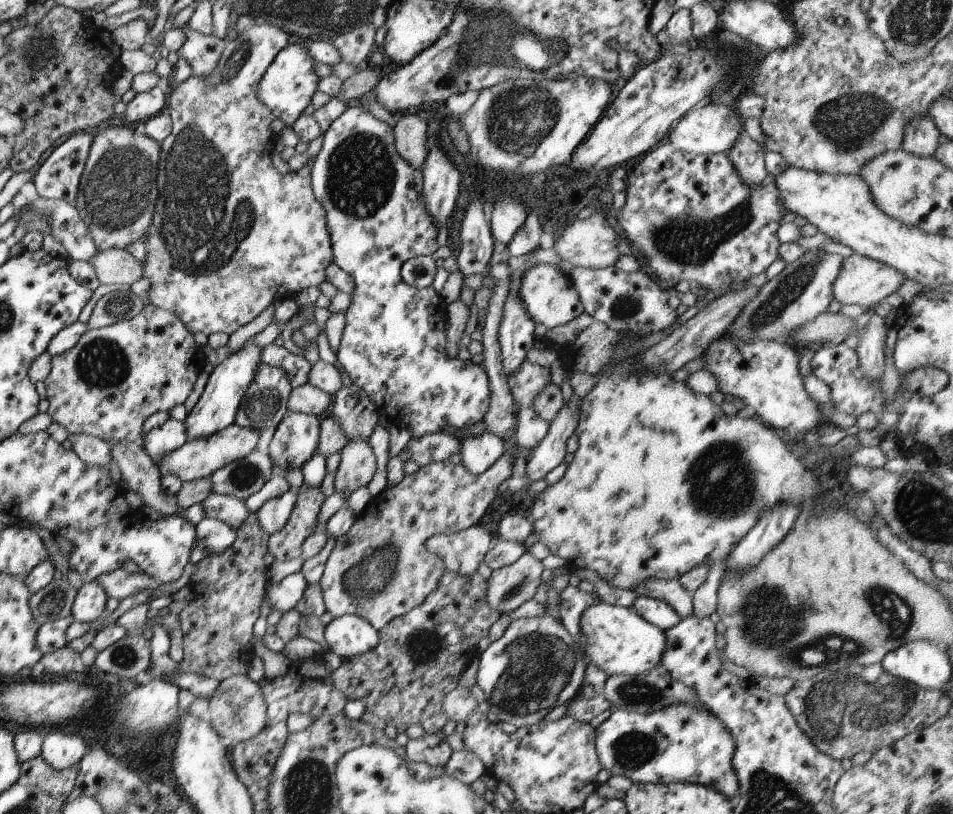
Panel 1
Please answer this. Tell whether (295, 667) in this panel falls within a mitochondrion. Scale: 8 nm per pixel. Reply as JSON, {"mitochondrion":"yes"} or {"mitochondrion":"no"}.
{"mitochondrion":"no"}

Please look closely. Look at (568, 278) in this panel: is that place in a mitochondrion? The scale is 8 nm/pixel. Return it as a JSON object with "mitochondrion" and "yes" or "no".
{"mitochondrion":"no"}

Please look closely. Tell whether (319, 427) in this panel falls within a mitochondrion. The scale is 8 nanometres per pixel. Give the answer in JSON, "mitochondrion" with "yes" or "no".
{"mitochondrion":"no"}

